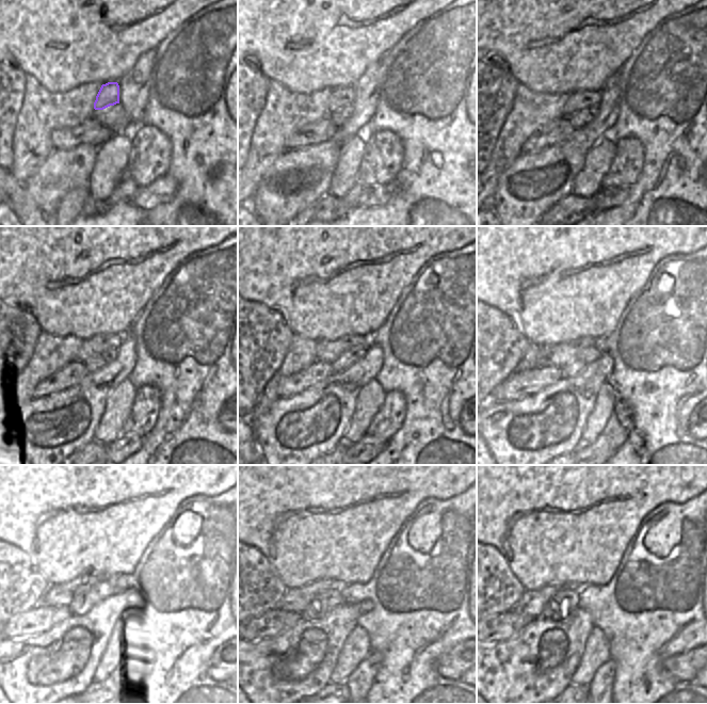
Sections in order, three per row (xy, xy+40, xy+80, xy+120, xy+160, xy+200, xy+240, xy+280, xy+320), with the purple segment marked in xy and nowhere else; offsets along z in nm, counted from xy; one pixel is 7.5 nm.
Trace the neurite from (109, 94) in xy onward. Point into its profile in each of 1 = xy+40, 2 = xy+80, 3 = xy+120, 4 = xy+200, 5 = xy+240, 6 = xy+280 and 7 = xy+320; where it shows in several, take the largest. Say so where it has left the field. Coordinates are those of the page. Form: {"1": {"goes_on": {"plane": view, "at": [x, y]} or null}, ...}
{"1": {"goes_on": {"plane": "xy+40", "at": [343, 96]}}, "2": {"goes_on": {"plane": "xy+80", "at": [580, 99]}}, "3": {"goes_on": {"plane": "xy+120", "at": [99, 342]}}, "4": {"goes_on": {"plane": "xy+200", "at": [562, 354]}}, "5": {"goes_on": {"plane": "xy+240", "at": [86, 596]}}, "6": {"goes_on": {"plane": "xy+280", "at": [321, 604]}}, "7": {"goes_on": {"plane": "xy+320", "at": [561, 605]}}}

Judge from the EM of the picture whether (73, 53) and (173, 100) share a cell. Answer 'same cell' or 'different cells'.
different cells

